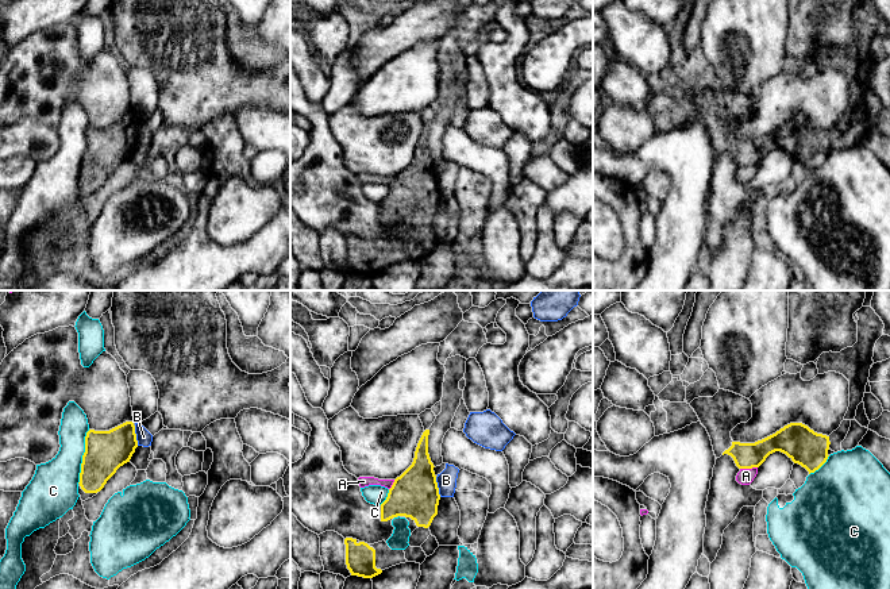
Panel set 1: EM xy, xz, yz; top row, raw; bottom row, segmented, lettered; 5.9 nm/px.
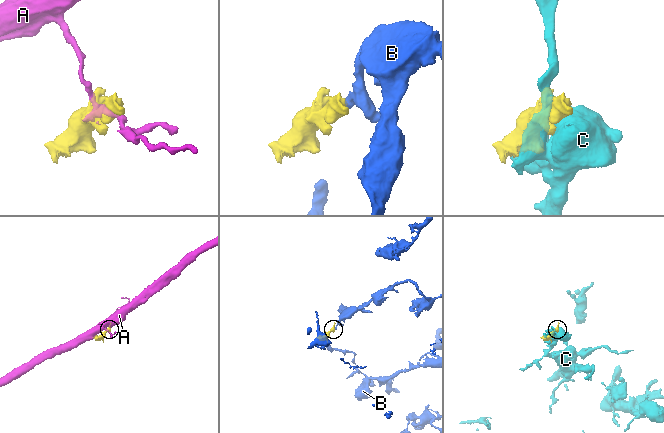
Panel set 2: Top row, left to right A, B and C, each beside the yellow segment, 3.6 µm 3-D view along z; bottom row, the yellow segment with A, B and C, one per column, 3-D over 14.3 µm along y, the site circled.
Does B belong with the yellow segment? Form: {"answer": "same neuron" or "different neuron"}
{"answer": "different neuron"}

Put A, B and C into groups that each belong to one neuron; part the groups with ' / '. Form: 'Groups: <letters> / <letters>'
Groups: A / B / C

